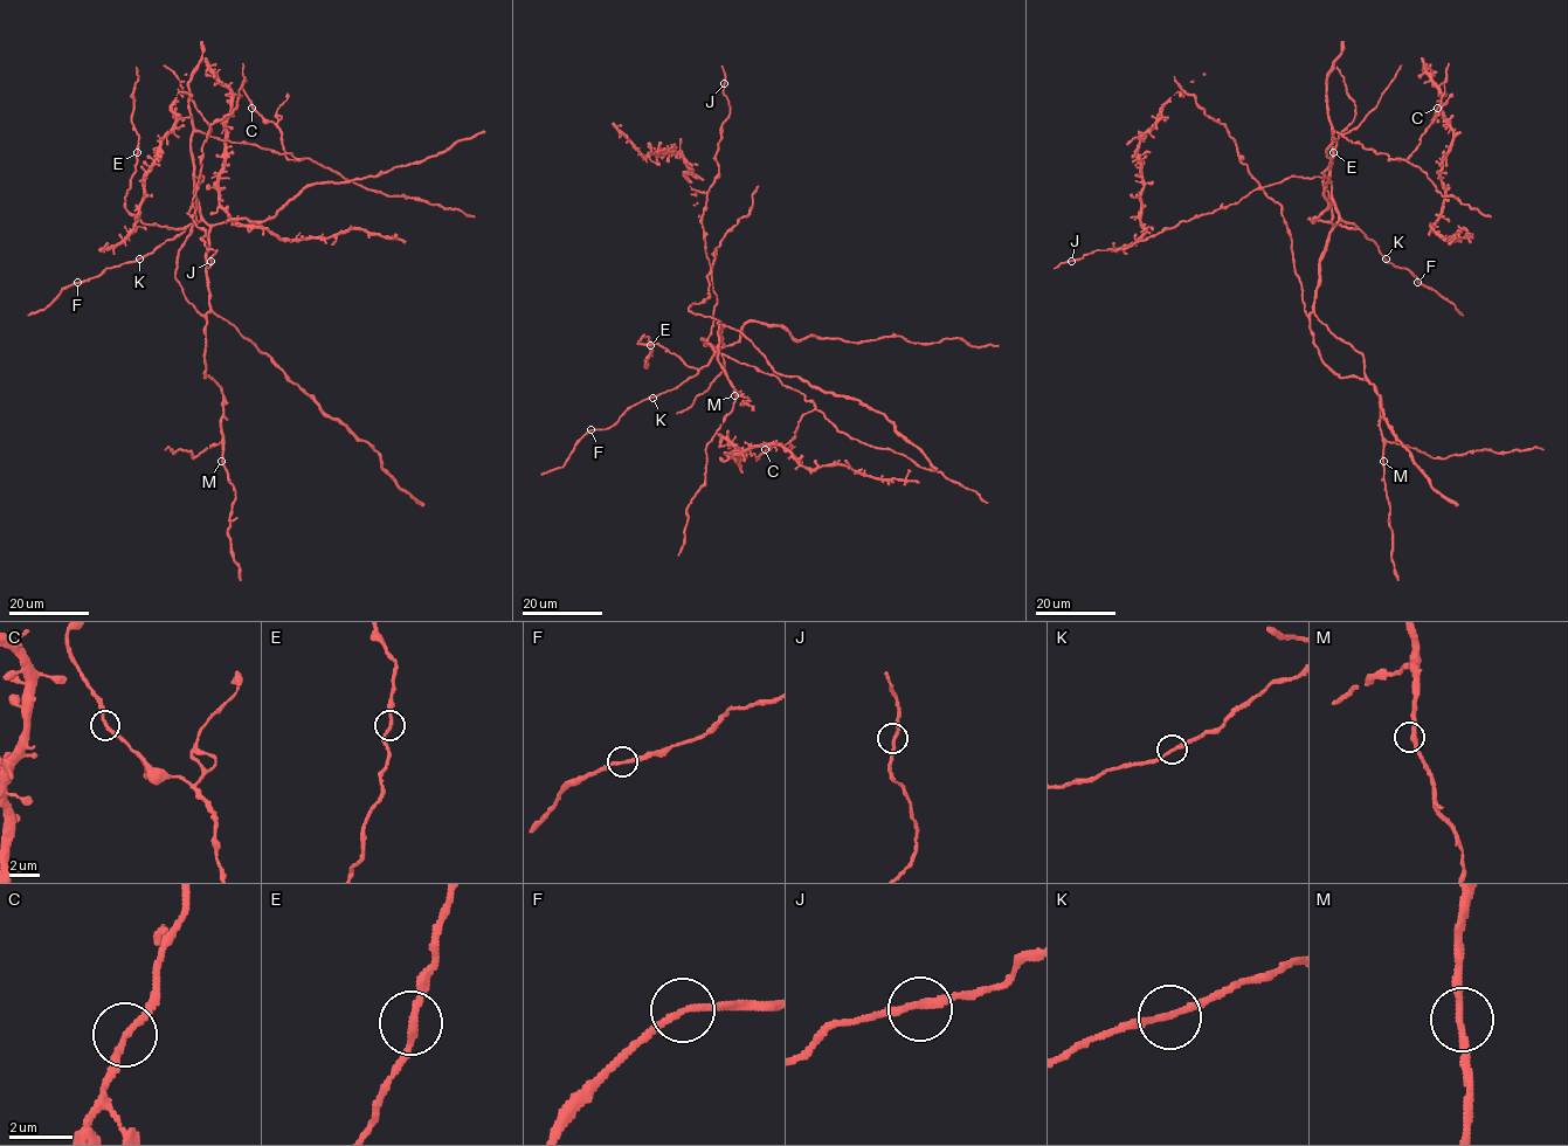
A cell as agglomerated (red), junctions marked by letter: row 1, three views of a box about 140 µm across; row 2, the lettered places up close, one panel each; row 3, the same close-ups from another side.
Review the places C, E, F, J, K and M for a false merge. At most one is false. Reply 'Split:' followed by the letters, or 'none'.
Split: none

